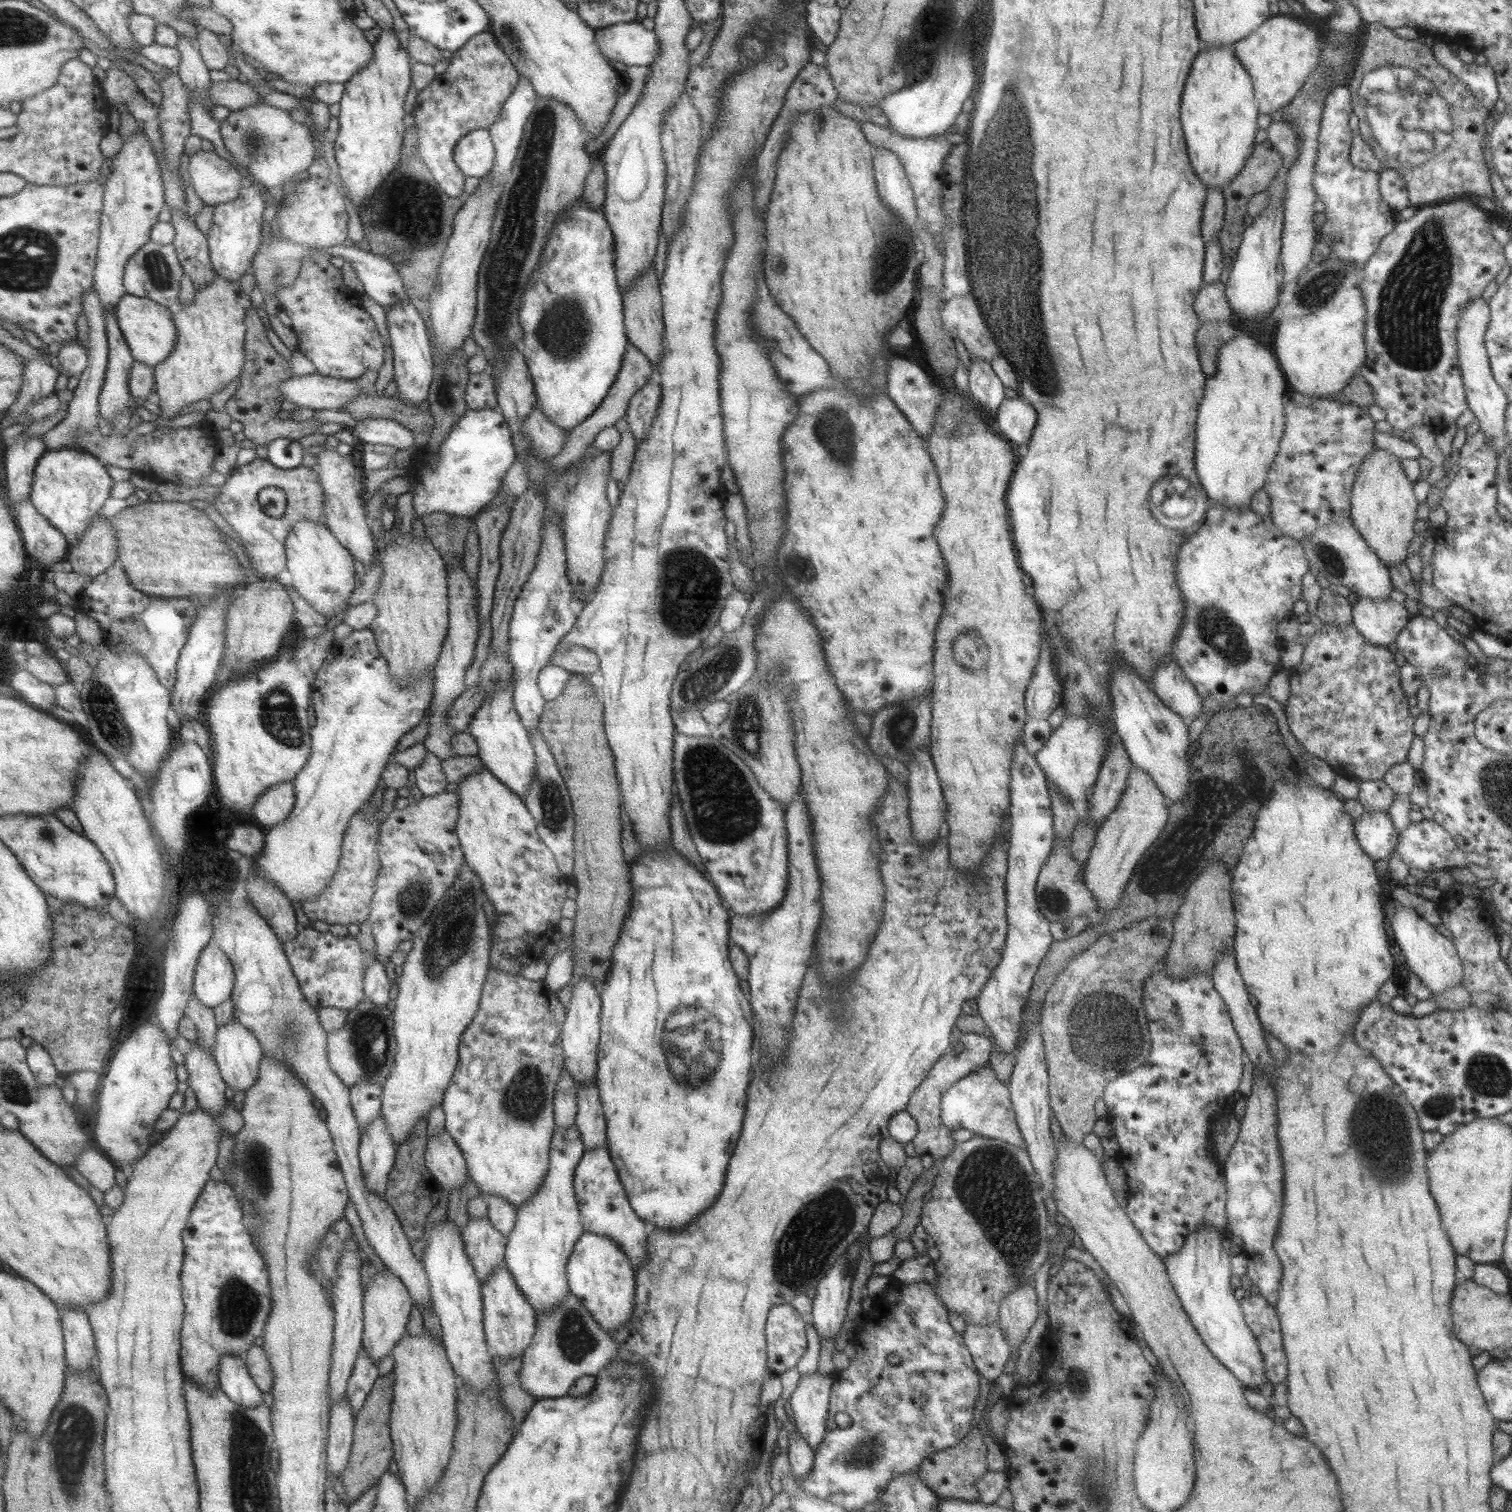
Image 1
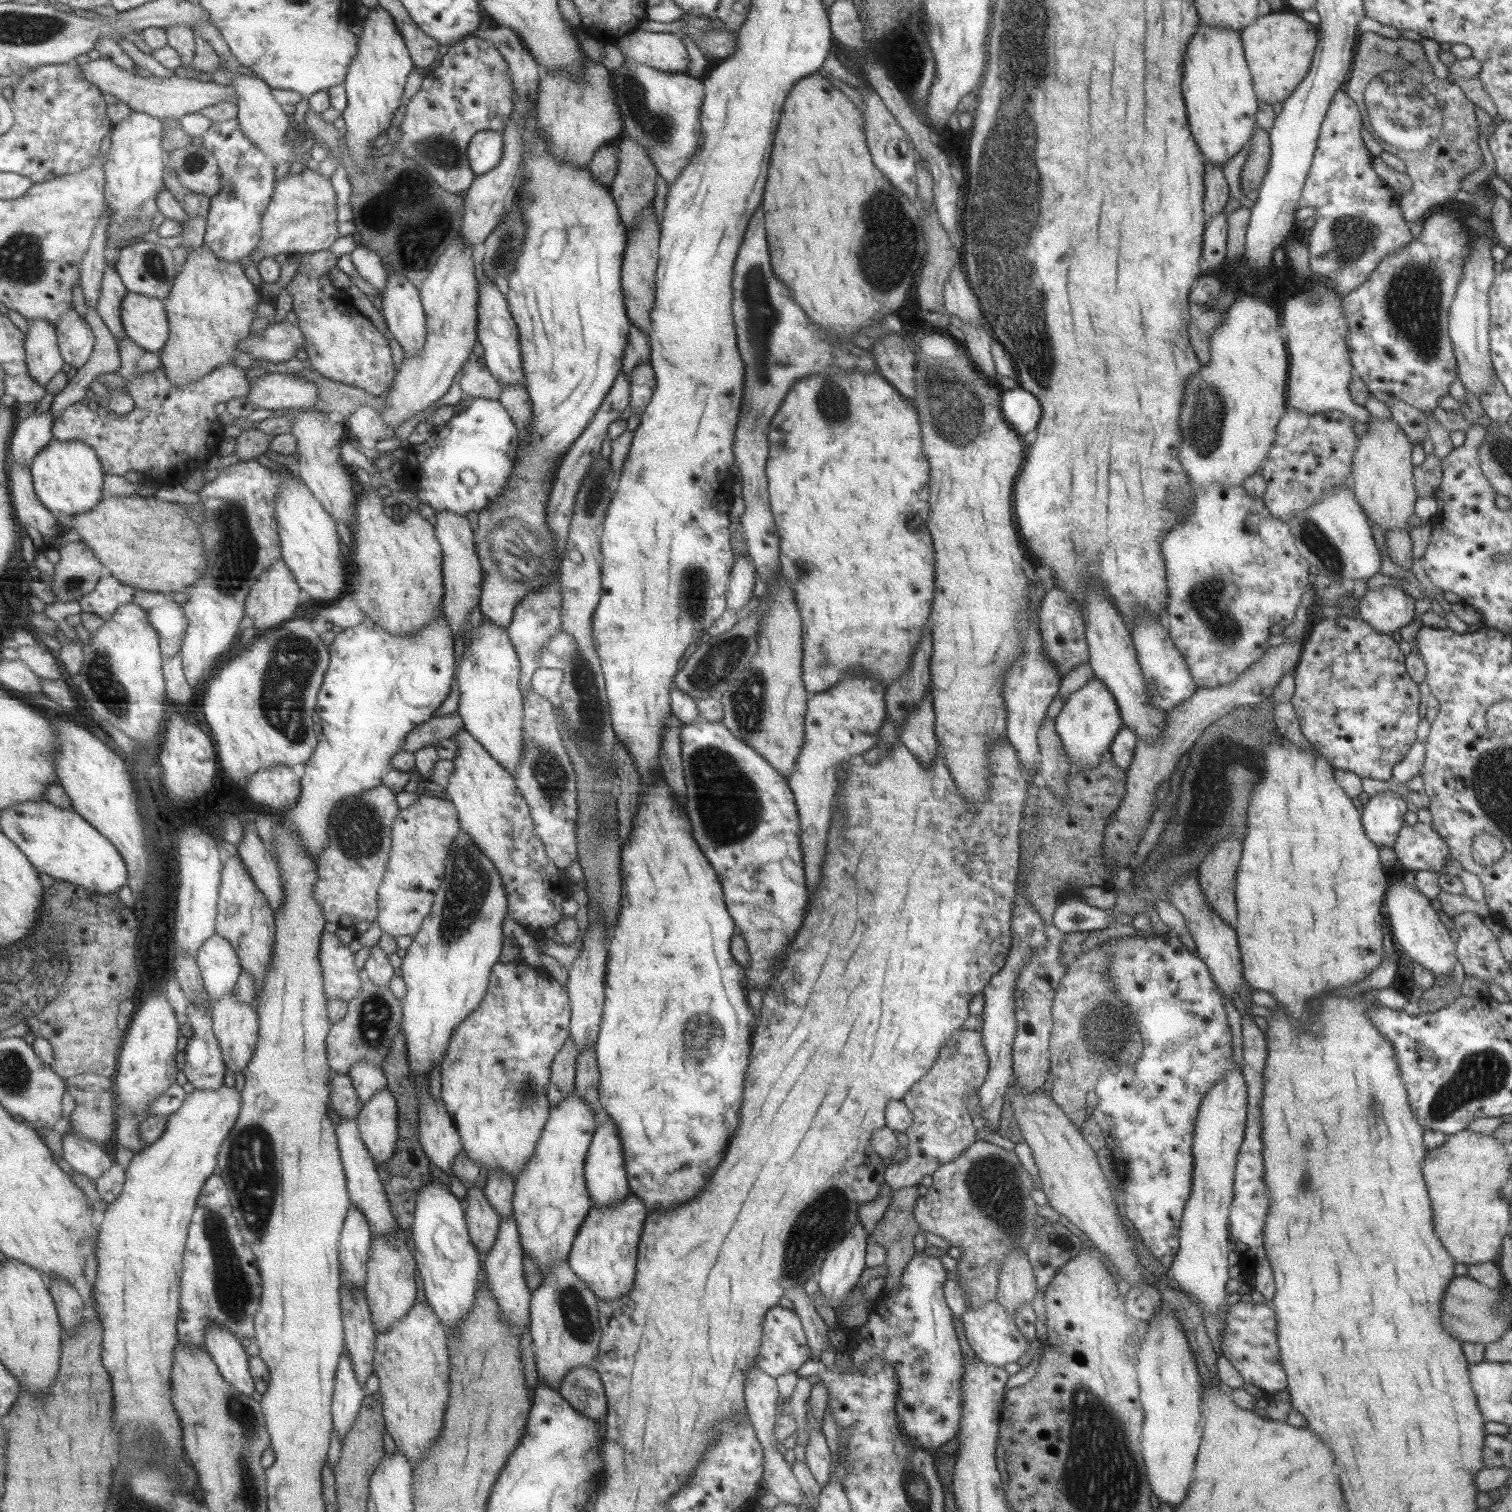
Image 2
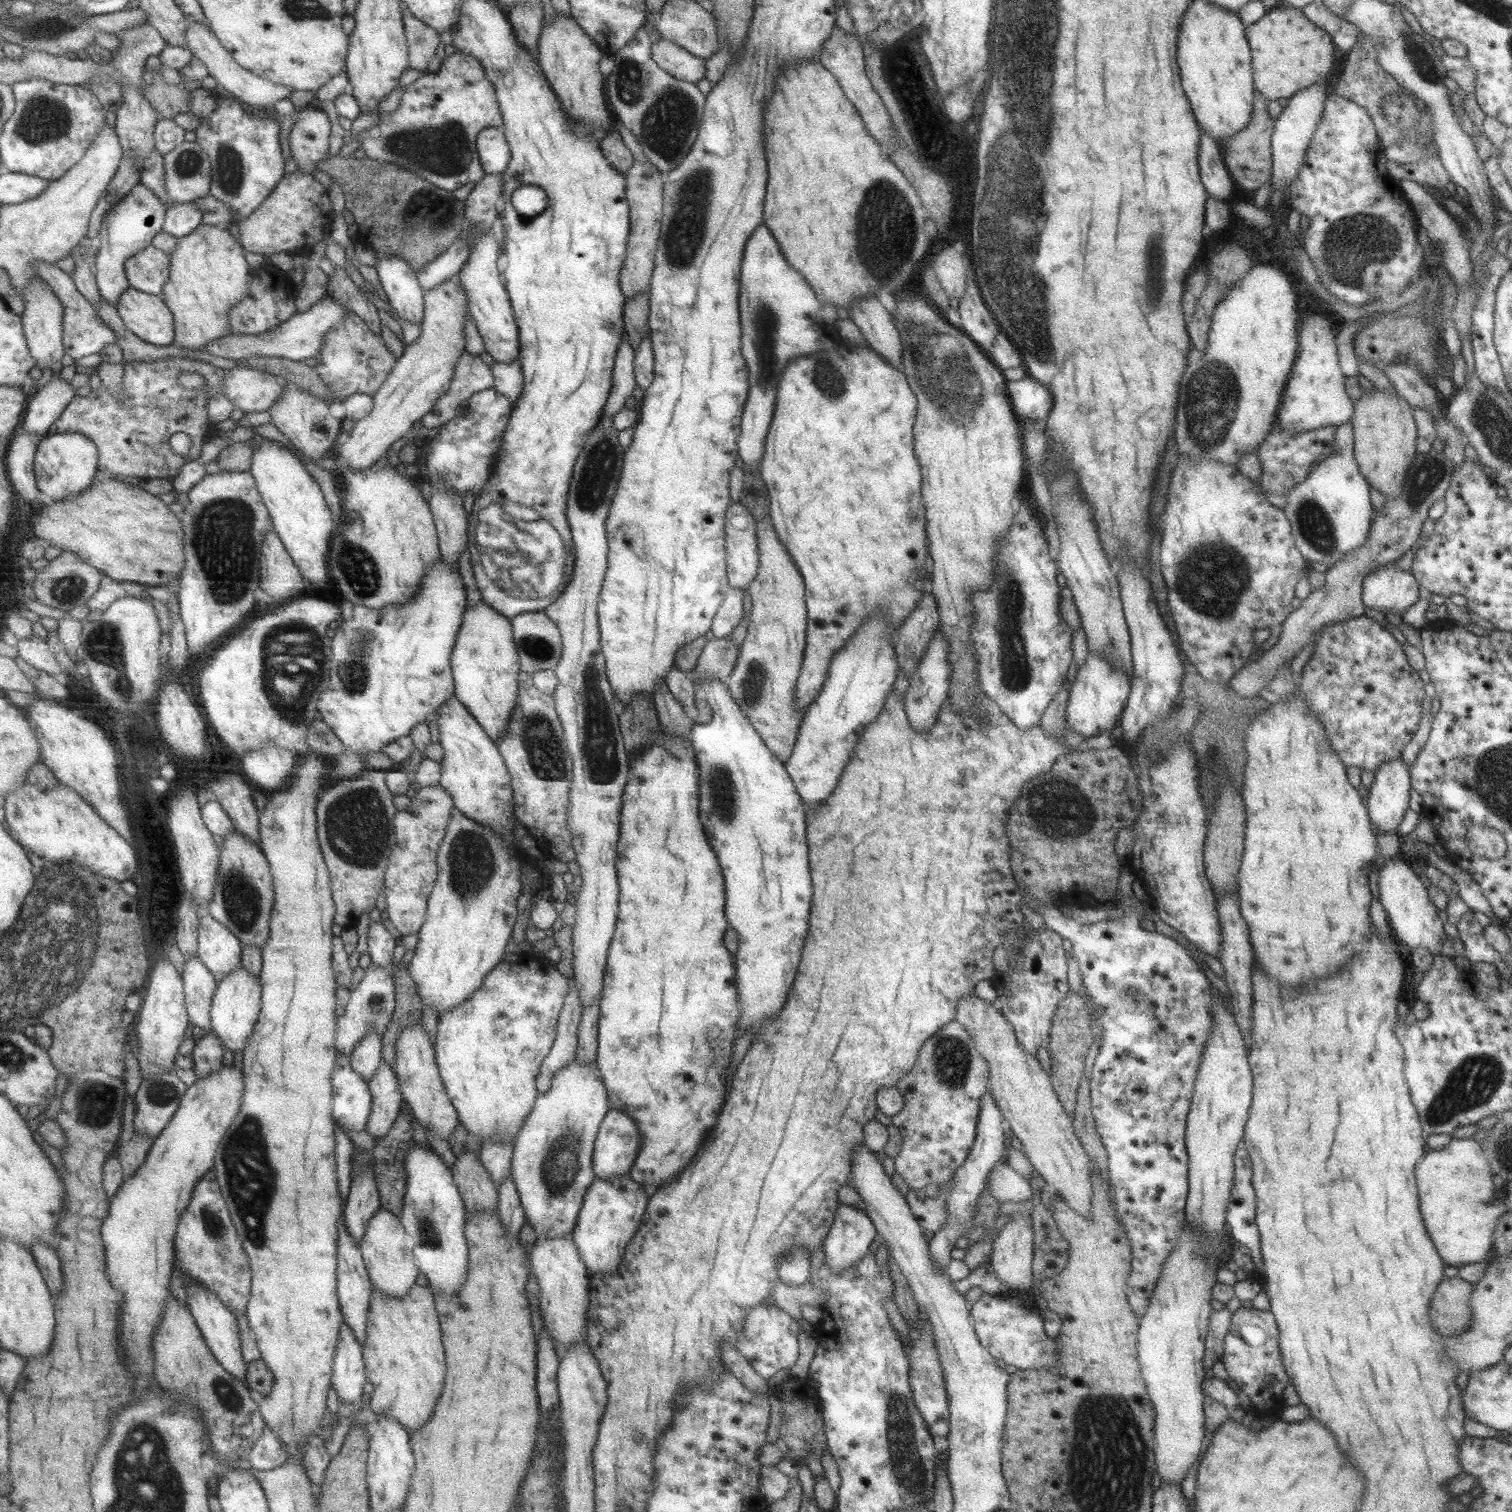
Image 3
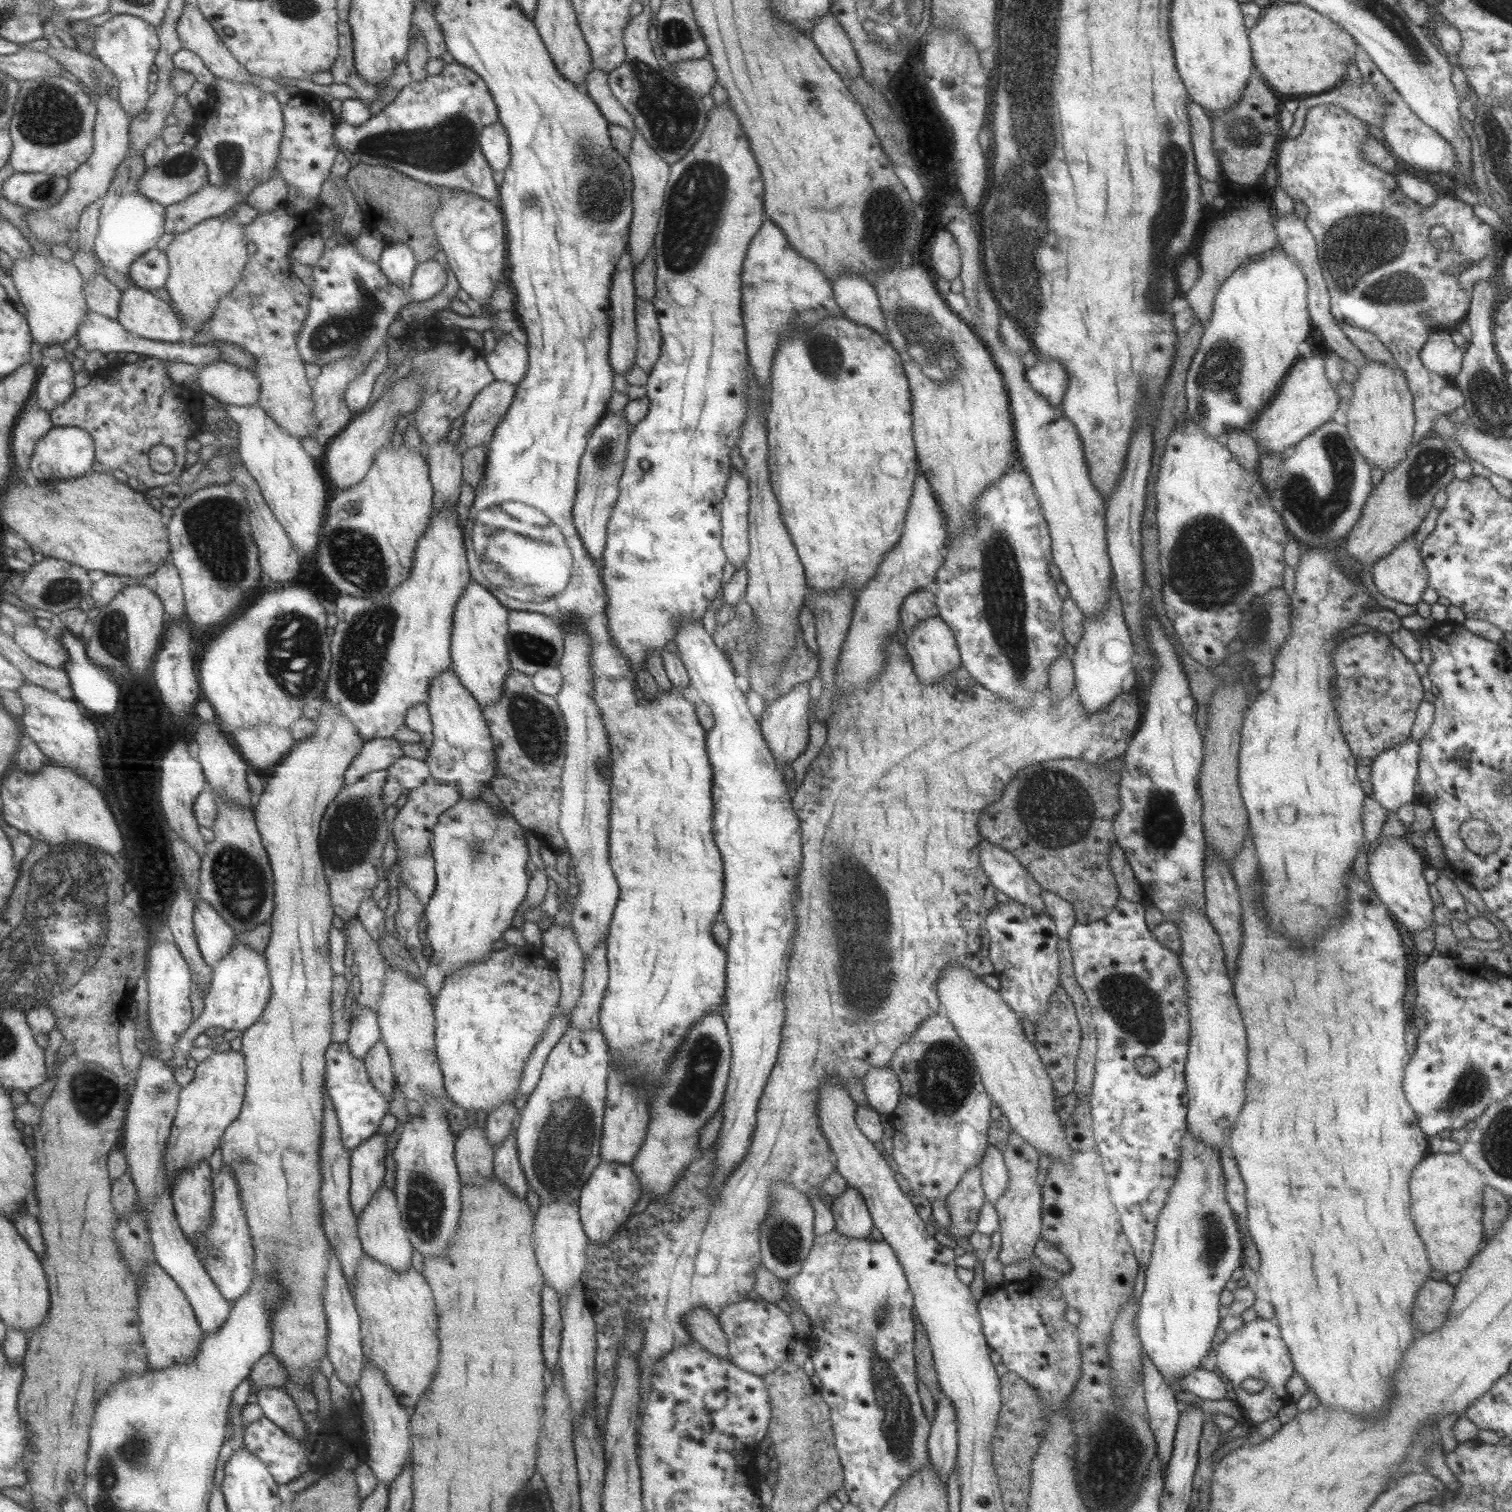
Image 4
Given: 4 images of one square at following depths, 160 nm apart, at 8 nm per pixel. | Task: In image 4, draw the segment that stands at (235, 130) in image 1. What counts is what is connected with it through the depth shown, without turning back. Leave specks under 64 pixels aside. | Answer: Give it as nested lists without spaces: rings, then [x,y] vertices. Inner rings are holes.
[[[187,4],[184,13],[178,22],[178,33],[180,39],[183,41],[184,49],[195,52],[198,56],[203,58],[205,65],[211,69],[211,72],[215,73],[216,77],[224,78],[225,80],[233,80],[237,84],[257,84],[259,89],[263,92],[277,92],[281,88],[287,89],[289,96],[295,96],[300,89],[295,86],[289,86],[287,84],[279,84],[275,79],[266,79],[252,75],[247,72],[247,68],[243,67],[235,58],[234,54],[227,47],[226,41],[223,40],[222,36],[216,31],[216,28],[211,24],[210,20],[203,14],[199,5]]]

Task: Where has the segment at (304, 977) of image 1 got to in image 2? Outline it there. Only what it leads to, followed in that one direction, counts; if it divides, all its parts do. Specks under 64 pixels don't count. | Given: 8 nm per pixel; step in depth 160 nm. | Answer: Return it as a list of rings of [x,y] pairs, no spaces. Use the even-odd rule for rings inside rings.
[[[323,930],[319,940],[323,994],[327,1002],[334,998],[349,1002],[360,991],[363,972],[355,966],[354,946],[343,946],[334,933]]]

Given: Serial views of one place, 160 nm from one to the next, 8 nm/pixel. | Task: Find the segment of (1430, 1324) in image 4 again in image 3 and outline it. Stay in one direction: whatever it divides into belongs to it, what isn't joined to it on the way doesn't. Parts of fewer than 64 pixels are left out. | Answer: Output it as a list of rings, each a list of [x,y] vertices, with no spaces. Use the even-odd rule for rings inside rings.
[[[1443,1277],[1441,1282],[1436,1286],[1429,1303],[1429,1318],[1433,1329],[1435,1329],[1442,1337],[1455,1336],[1464,1330],[1467,1330],[1472,1324],[1472,1310],[1468,1301],[1471,1298],[1471,1283],[1461,1280],[1459,1277]]]

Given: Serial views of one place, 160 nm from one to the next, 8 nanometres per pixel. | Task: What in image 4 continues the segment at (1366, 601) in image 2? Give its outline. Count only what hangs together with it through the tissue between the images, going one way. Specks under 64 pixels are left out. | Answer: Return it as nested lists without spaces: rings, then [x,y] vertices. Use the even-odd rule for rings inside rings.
[[[1413,536],[1400,542],[1387,556],[1371,565],[1376,591],[1403,604],[1421,602],[1427,584],[1427,569],[1423,566]]]

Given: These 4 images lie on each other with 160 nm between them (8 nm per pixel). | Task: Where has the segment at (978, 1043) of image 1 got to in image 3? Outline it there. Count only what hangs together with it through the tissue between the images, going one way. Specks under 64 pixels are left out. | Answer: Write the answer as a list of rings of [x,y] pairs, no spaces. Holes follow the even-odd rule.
[[[952,1021],[944,1024],[931,1035],[919,1049],[916,1063],[894,1084],[903,1097],[903,1108],[891,1116],[892,1124],[902,1138],[899,1153],[894,1157],[896,1172],[910,1189],[916,1190],[926,1184],[942,1184],[969,1155],[976,1135],[978,1104],[988,1088],[988,1064],[976,1051],[968,1032],[961,1024]]]

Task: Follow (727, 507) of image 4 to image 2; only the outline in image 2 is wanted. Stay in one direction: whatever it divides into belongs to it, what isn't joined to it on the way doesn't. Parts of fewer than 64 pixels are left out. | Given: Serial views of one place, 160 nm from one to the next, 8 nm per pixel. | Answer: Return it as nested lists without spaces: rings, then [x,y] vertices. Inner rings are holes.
[[[735,556],[726,591],[726,608],[739,612],[749,598],[755,582],[756,570],[748,556]]]

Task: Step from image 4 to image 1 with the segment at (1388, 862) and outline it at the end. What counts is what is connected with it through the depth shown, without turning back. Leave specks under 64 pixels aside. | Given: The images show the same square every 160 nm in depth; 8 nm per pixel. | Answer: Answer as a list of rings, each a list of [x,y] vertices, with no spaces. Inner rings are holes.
[[[1401,907],[1395,909],[1395,915],[1390,918],[1395,944],[1401,949],[1407,966],[1430,991],[1431,994],[1445,992],[1448,988],[1457,986],[1462,981],[1462,964],[1449,938],[1435,931],[1435,925],[1423,920],[1417,913]]]

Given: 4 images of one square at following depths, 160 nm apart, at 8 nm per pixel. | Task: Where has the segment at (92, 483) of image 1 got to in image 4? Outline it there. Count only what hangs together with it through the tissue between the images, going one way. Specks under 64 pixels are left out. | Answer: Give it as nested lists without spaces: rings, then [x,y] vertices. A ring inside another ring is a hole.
[[[75,426],[54,427],[36,446],[30,469],[39,481],[69,480],[87,475],[98,467],[96,442],[86,429]]]

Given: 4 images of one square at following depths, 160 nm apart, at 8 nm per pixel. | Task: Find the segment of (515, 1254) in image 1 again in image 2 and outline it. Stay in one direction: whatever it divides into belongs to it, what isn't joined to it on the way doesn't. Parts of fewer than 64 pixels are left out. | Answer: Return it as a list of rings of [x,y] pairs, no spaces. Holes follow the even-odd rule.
[[[574,1092],[549,1109],[533,1157],[514,1179],[512,1217],[517,1225],[519,1244],[546,1274],[554,1262],[568,1259],[580,1224],[591,1207],[584,1181],[584,1161],[597,1124],[588,1104]]]

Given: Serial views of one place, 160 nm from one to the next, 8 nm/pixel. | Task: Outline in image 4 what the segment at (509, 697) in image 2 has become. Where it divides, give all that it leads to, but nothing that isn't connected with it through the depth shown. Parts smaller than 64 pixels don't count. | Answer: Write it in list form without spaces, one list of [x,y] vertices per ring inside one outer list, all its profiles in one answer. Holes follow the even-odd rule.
[[[470,580],[454,606],[450,638],[450,668],[481,709],[500,699],[503,681],[511,669],[506,647],[508,612],[480,584]]]

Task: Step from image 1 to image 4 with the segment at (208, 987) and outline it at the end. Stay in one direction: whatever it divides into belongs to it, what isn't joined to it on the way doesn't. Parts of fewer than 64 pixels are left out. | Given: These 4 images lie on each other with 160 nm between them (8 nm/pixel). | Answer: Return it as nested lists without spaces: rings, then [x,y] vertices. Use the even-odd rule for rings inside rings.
[[[203,900],[197,904],[194,925],[201,956],[215,970],[233,950],[238,932],[225,921],[215,906]]]

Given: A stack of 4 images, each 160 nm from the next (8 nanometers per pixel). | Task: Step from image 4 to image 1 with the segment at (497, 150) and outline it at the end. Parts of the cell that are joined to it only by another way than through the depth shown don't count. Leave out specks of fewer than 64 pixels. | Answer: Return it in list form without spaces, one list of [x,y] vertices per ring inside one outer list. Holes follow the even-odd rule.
[[[475,129],[459,138],[453,147],[452,159],[465,176],[485,177],[494,161],[494,146],[488,130]]]

